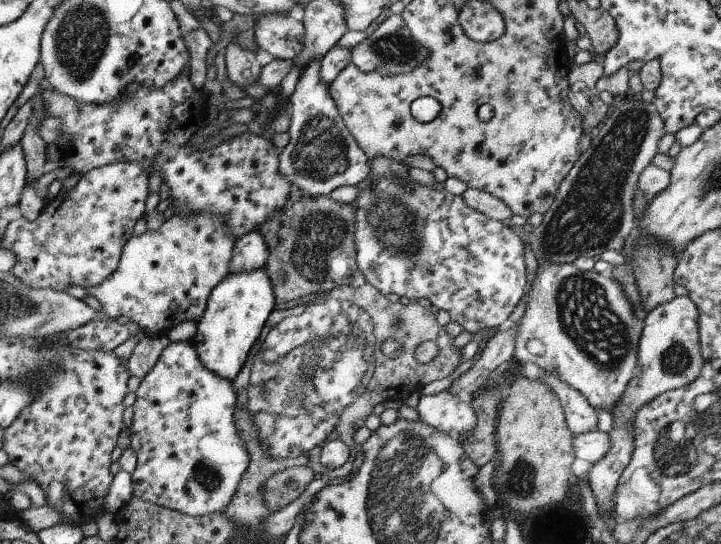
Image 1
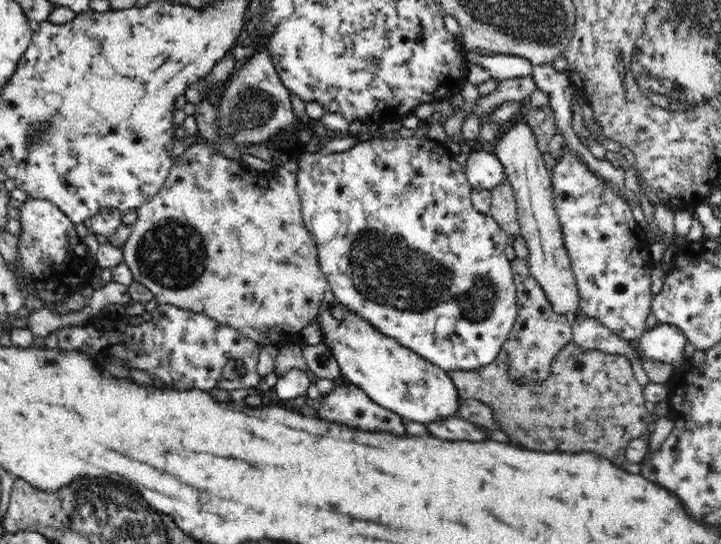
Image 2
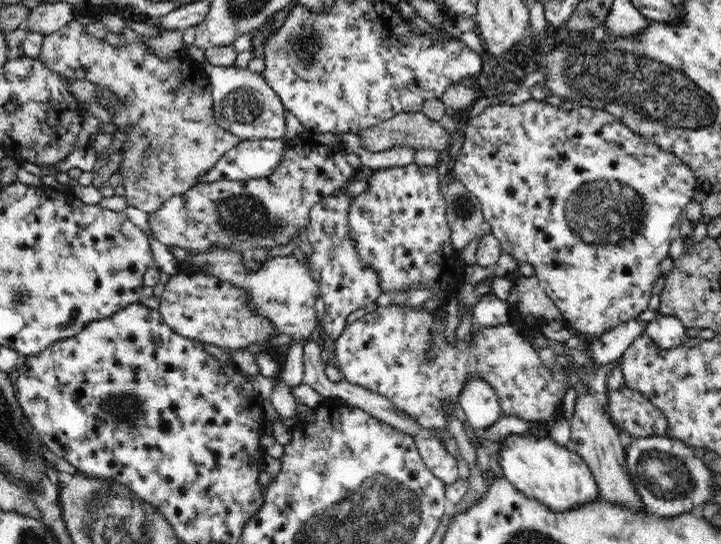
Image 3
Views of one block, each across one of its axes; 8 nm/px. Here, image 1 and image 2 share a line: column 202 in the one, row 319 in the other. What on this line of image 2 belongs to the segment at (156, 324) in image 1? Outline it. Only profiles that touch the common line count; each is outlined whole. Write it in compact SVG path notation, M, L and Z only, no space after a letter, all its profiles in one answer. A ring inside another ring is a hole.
M201 139L191 141L189 147L174 161L174 166L170 168L170 174L168 174L160 192L137 208L137 219L131 224L131 234L121 247L122 253L124 253L123 263L129 266L133 280L151 290L159 305L168 304L184 310L192 310L195 313L204 313L226 326L234 327L244 337L258 343L261 347L278 344L278 342L281 344L300 344L301 330L314 322L321 309L324 292L331 290L331 288L327 283L326 275L320 268L316 245L310 237L306 225L304 225L304 219L302 219L300 212L300 195L296 189L298 159L288 159L280 164L274 172L276 176L268 178L262 184L262 204L260 204L260 194L258 194L260 190L258 188L252 190L252 186L248 188L248 176L246 176L246 186L240 178L239 161L227 159L222 153L213 149L209 142Z

